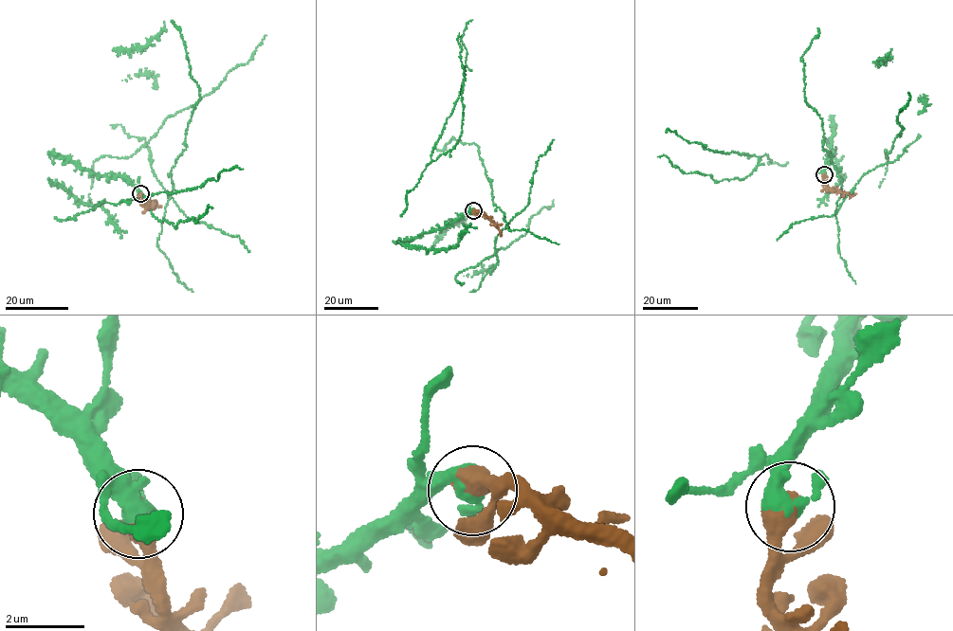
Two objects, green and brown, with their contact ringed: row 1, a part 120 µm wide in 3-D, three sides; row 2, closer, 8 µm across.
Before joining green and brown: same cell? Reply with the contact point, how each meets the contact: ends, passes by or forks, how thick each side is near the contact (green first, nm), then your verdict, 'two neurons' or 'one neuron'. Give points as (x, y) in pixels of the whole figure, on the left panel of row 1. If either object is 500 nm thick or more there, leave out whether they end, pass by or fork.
(140, 193) | 260/650 nm | one neuron

